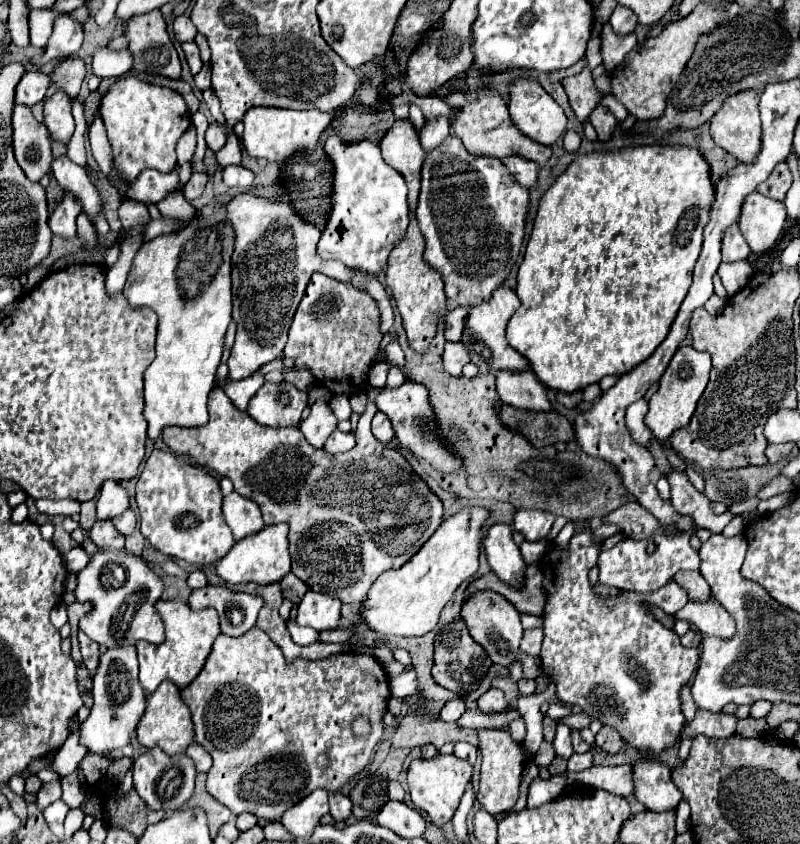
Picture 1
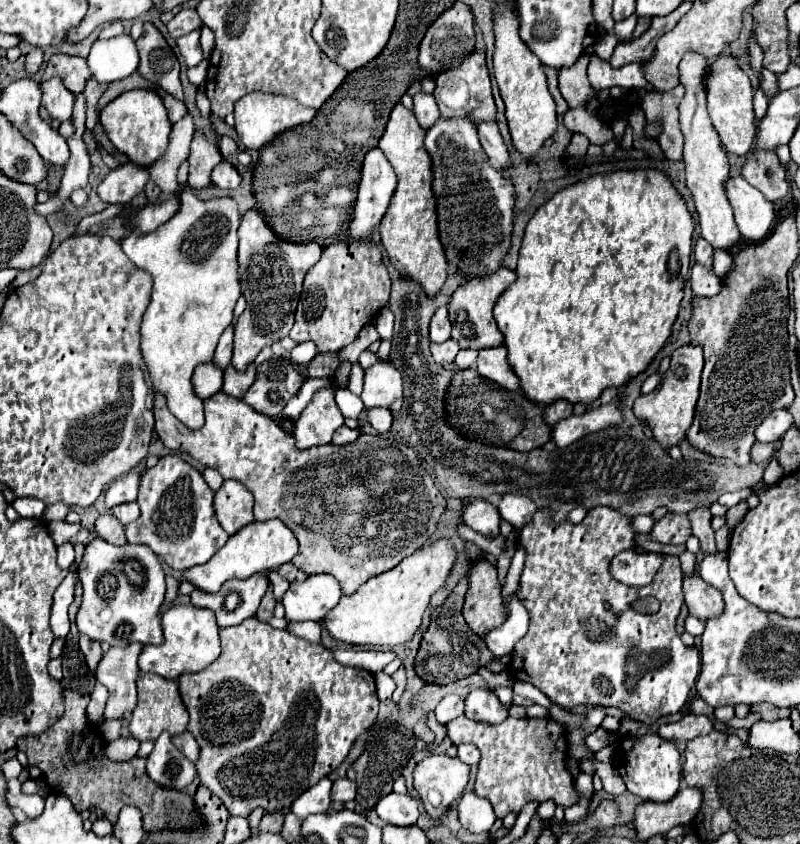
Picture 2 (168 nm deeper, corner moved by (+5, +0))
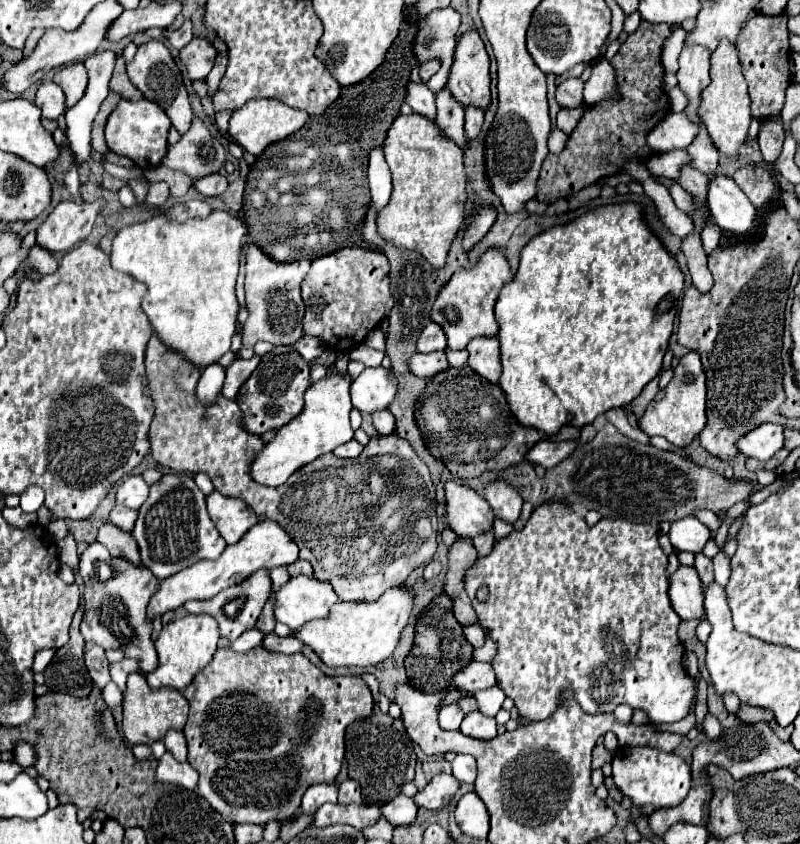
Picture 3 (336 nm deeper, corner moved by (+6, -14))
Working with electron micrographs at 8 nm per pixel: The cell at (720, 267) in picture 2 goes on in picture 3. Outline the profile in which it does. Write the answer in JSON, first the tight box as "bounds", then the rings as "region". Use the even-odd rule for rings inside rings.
{"bounds":[701,224,721,254],"region":[[[715,224],[715,226],[707,226],[705,232],[701,234],[703,236],[703,246],[705,246],[705,252],[709,254],[713,248],[719,246],[719,238],[721,238],[721,228]]]}

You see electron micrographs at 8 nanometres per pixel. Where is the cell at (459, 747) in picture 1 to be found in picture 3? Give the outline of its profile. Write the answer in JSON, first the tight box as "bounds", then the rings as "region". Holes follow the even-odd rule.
{"bounds":[451,756,477,784],"region":[[[455,756],[451,766],[453,766],[453,776],[459,782],[465,782],[465,784],[473,784],[475,782],[475,778],[477,778],[477,764],[475,764],[473,756]]]}

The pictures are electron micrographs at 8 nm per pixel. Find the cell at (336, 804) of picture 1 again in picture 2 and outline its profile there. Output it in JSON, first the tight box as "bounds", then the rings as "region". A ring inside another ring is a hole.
{"bounds":[332,778,356,802],"region":[[[340,778],[334,782],[332,786],[332,802],[350,802],[354,800],[356,796],[356,788],[354,788],[354,782],[346,780],[346,778]]]}

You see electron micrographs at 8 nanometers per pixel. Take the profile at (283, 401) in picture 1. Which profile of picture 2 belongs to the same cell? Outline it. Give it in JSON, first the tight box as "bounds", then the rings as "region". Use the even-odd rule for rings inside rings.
{"bounds":[242,358,302,418],"region":[[[272,358],[270,362],[258,366],[256,382],[250,386],[242,400],[256,412],[278,418],[300,386],[302,376],[292,368],[292,364],[280,358]]]}

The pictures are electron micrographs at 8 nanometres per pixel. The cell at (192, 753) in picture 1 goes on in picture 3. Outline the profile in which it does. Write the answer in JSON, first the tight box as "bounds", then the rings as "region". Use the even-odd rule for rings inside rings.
{"bounds":[165,730,187,762],"region":[[[169,730],[167,734],[165,734],[165,746],[167,746],[167,750],[179,760],[179,762],[185,762],[187,760],[187,742],[185,742],[185,736],[183,736],[183,732],[179,732],[179,730]]]}

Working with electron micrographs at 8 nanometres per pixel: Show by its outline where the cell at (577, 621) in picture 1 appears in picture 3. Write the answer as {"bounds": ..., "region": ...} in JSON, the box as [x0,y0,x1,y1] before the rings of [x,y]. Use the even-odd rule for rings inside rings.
{"bounds":[465,502,695,724],"region":[[[545,502],[539,504],[531,518],[527,520],[525,528],[521,532],[511,532],[505,538],[497,538],[491,552],[487,556],[479,556],[477,562],[465,570],[465,590],[469,598],[473,600],[473,608],[477,612],[477,620],[481,628],[485,630],[485,636],[489,636],[497,644],[497,654],[491,660],[495,674],[497,674],[497,686],[505,692],[505,696],[513,698],[515,708],[519,710],[523,720],[535,722],[535,720],[545,720],[549,714],[553,714],[555,704],[559,702],[561,690],[573,688],[575,698],[581,702],[581,708],[587,714],[599,714],[599,712],[613,712],[615,706],[619,704],[629,704],[633,708],[643,708],[649,712],[649,718],[655,724],[661,722],[677,722],[689,714],[695,702],[695,682],[693,678],[683,670],[683,654],[685,648],[681,640],[677,638],[677,626],[681,618],[675,614],[675,610],[669,606],[669,580],[665,576],[665,566],[667,566],[667,556],[663,554],[659,542],[657,542],[657,530],[651,524],[633,524],[625,520],[599,520],[595,526],[587,526],[585,518],[579,516],[573,508],[565,506],[563,502]],[[487,584],[489,586],[489,598],[485,602],[477,600],[477,590],[479,586]]]}

